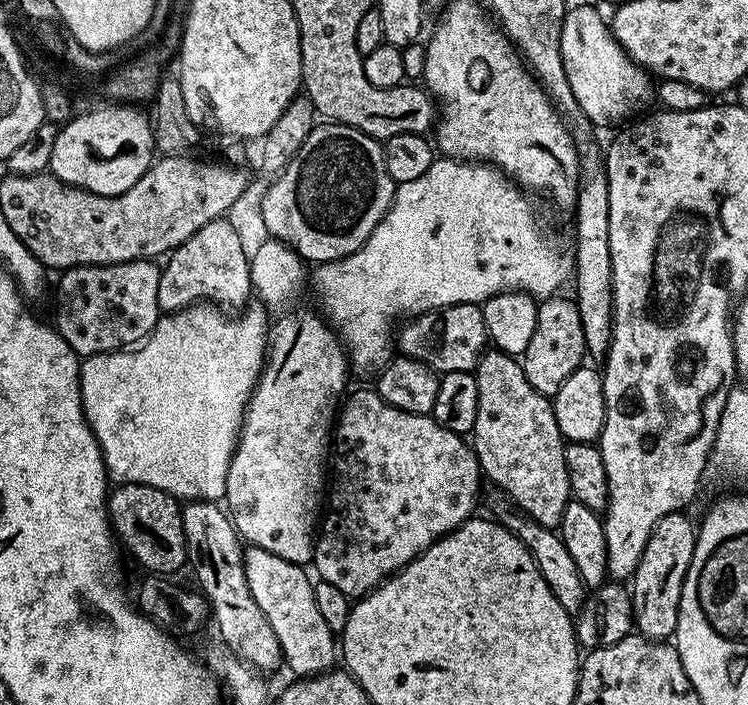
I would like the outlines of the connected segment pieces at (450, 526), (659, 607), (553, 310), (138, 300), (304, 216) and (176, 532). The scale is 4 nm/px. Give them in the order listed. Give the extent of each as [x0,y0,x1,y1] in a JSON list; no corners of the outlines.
[[311,390,482,598],[630,511,698,641],[522,294,586,398],[54,259,162,358],[261,122,396,266],[108,484,188,574]]

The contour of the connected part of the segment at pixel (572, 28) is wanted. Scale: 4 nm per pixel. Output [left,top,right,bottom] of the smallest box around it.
[562,6,655,127]

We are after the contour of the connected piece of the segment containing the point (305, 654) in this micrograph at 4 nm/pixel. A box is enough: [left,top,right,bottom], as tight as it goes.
[244,546,338,678]

